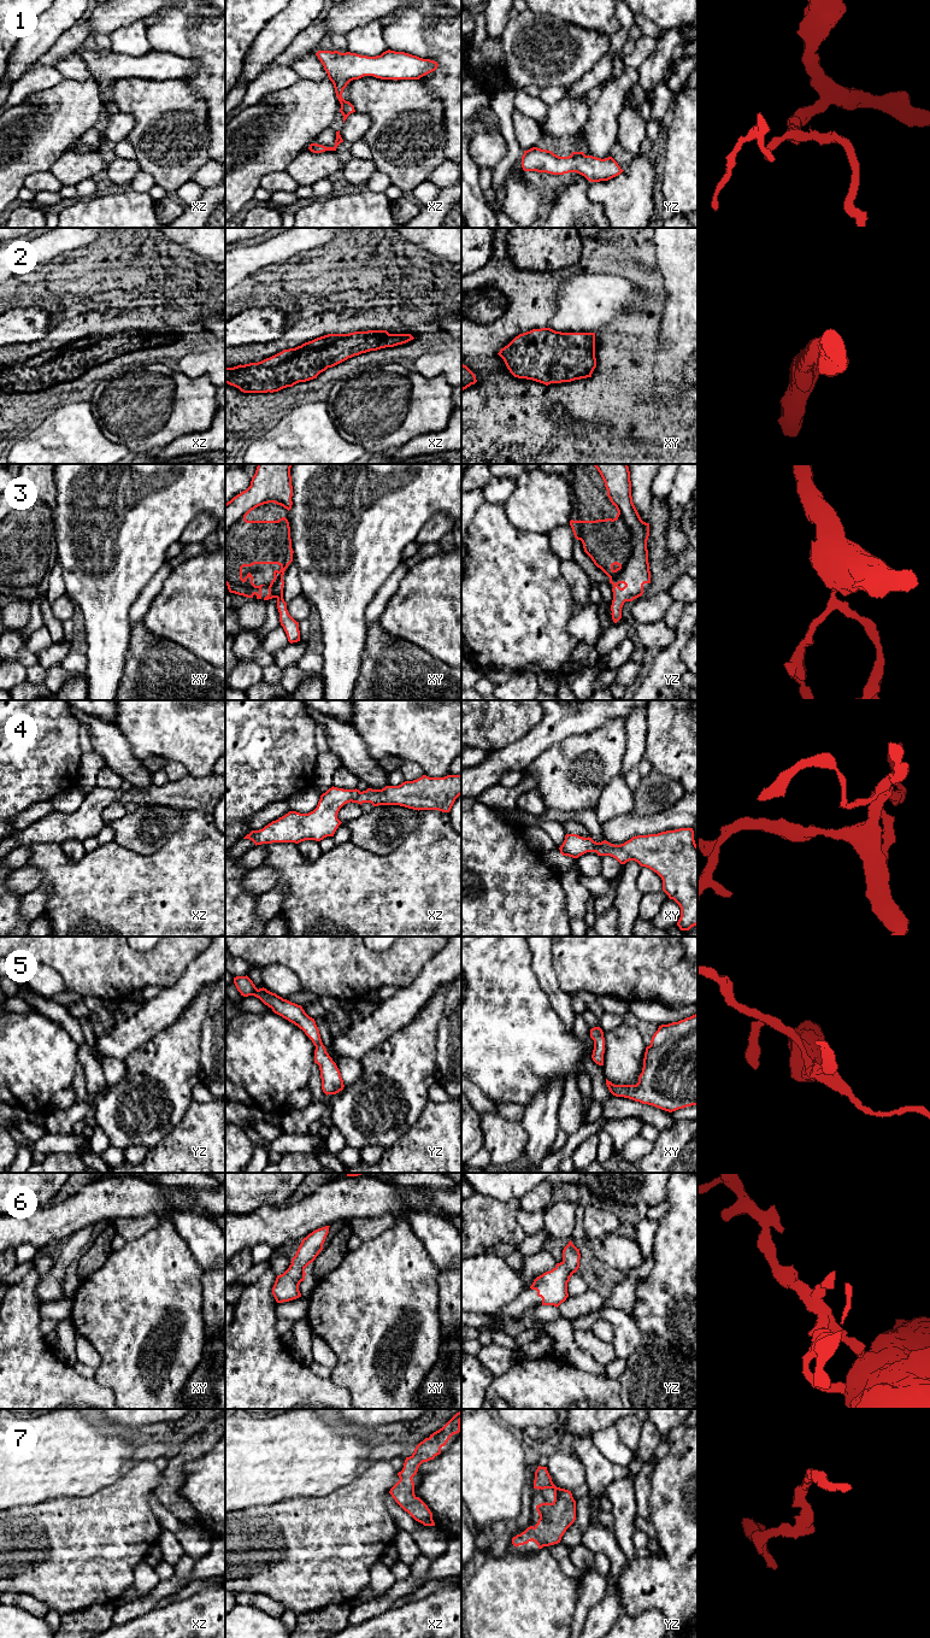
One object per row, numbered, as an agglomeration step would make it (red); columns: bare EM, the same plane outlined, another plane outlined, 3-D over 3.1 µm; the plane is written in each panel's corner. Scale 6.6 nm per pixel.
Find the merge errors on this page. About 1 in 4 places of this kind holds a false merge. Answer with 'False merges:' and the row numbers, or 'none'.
False merges: none

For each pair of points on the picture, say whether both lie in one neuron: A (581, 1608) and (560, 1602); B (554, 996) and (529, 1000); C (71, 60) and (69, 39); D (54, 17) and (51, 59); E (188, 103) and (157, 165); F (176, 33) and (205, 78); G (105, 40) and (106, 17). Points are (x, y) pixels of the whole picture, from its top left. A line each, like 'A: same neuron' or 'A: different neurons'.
A: different neurons
B: different neurons
C: different neurons
D: different neurons
E: same neuron
F: same neuron
G: different neurons

